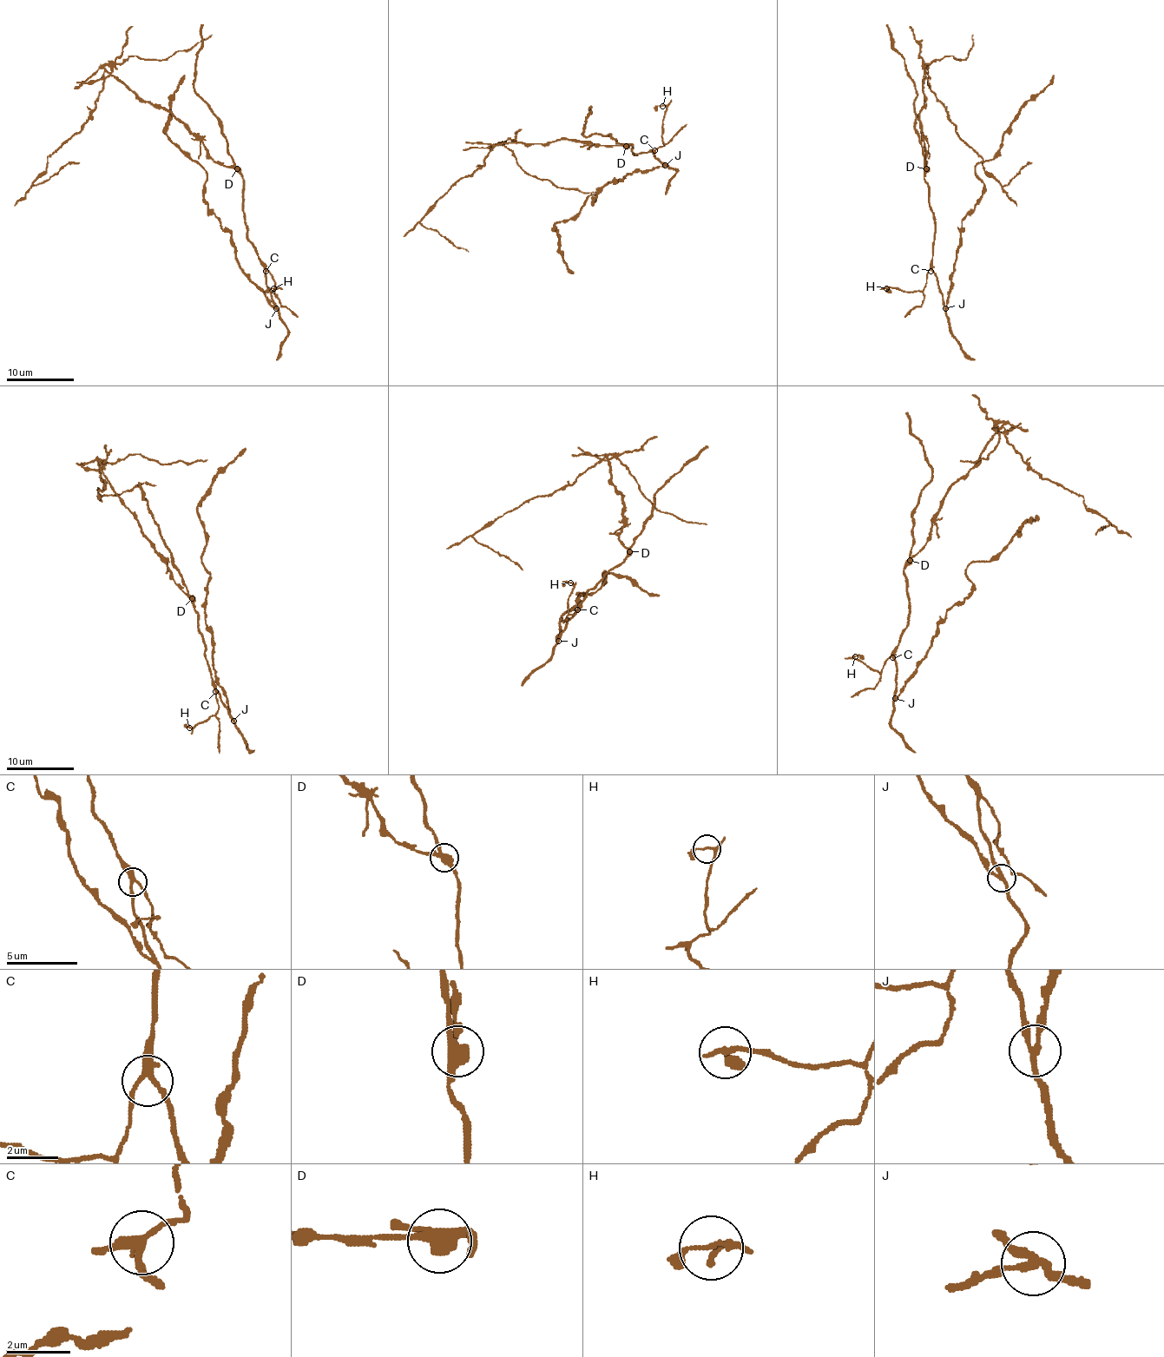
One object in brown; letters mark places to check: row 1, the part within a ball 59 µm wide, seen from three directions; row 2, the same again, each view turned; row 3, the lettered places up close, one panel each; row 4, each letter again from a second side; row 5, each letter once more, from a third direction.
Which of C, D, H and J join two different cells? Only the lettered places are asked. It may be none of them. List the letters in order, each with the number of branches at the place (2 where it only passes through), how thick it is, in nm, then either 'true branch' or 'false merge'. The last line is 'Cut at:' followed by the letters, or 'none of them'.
C: 3 branches meet; 240 nm thick; true branch
D: 3 branches meet; 400 nm thick; false merge
H: 3 branches meet; 140 nm thick; true branch
J: 3 branches meet; 240 nm thick; false merge
Cut at: D, J

